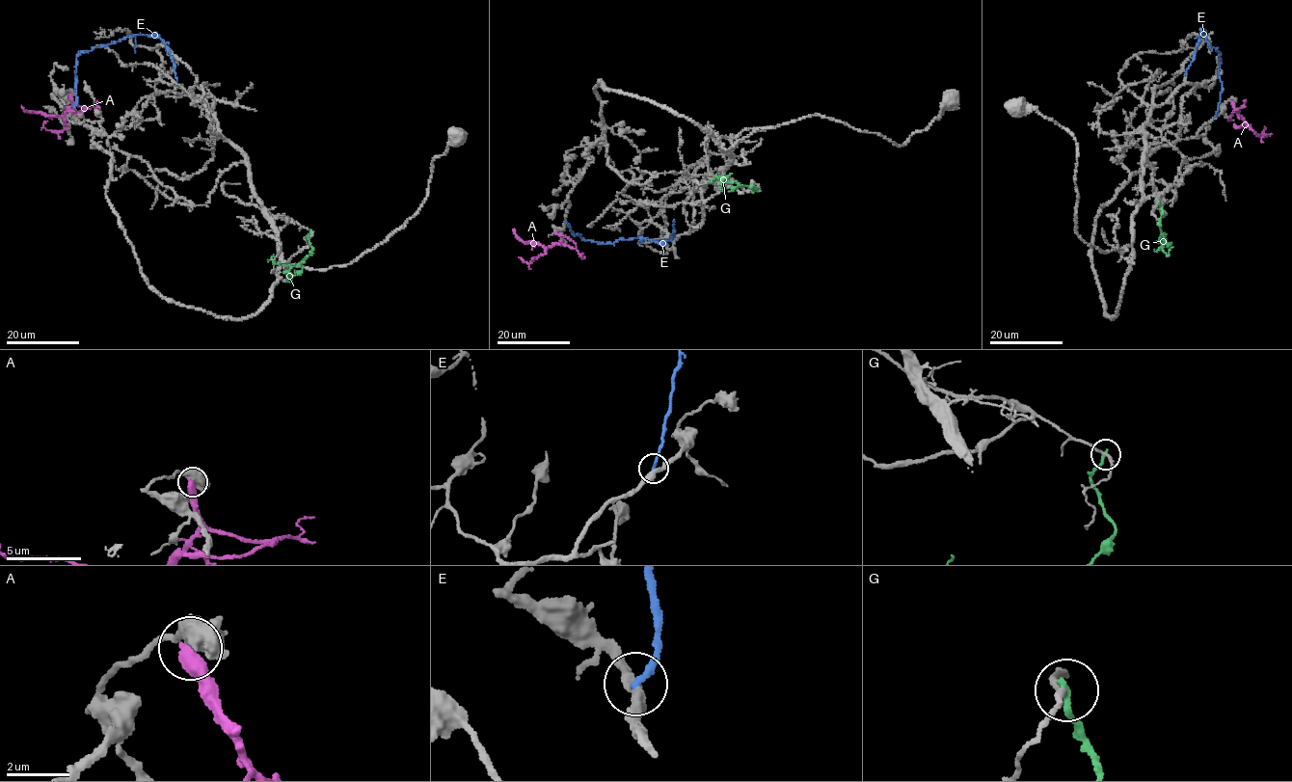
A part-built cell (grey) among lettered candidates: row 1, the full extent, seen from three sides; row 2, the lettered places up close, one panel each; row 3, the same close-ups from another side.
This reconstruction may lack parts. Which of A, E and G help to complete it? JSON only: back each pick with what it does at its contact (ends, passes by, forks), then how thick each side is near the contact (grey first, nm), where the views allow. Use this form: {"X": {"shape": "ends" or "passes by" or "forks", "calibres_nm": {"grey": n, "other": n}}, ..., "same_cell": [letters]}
{"same_cell": []}

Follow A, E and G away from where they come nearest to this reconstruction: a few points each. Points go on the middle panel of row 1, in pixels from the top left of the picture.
A: (562, 240), (528, 262), (522, 259), (525, 261)
E: (566, 222), (575, 235), (578, 233), (603, 243), (638, 237), (659, 243), (670, 239), (673, 220)
G: (758, 191), (752, 191), (753, 188), (737, 181), (722, 180), (722, 191)

